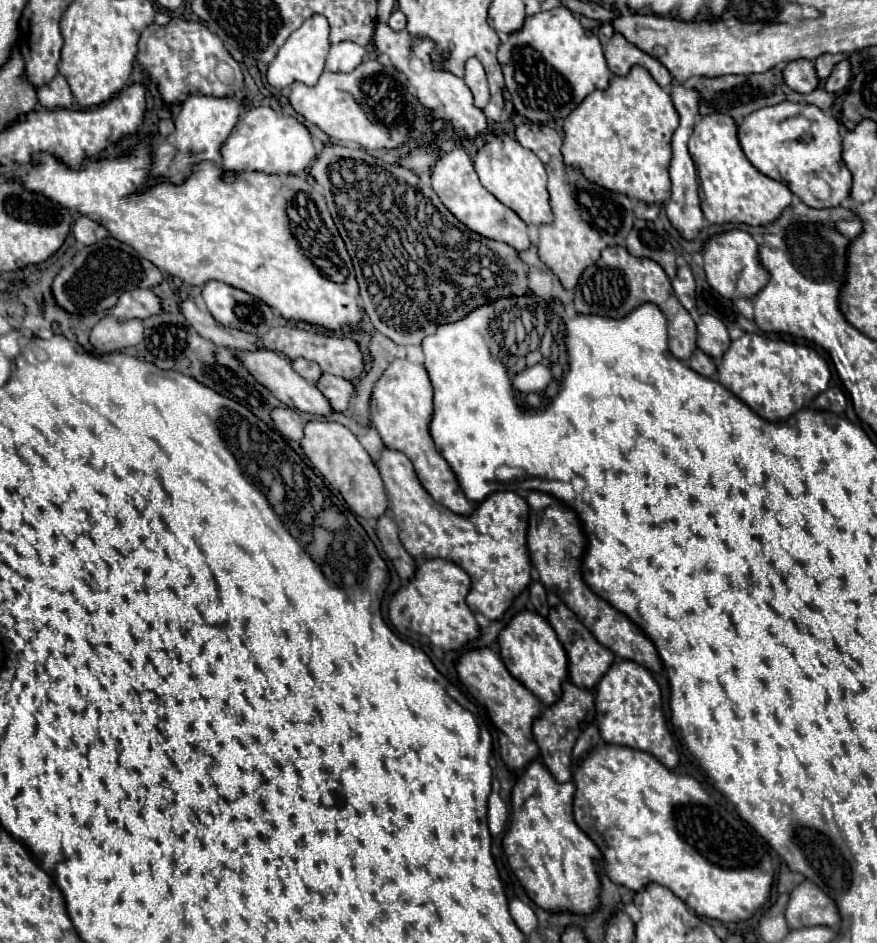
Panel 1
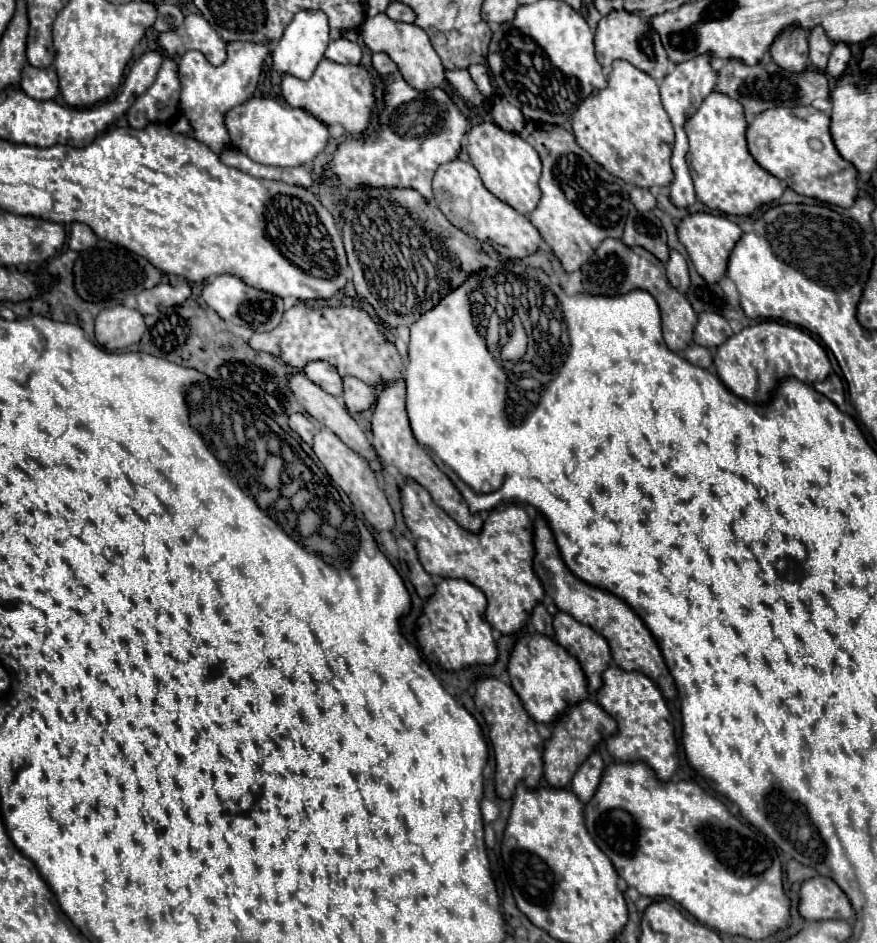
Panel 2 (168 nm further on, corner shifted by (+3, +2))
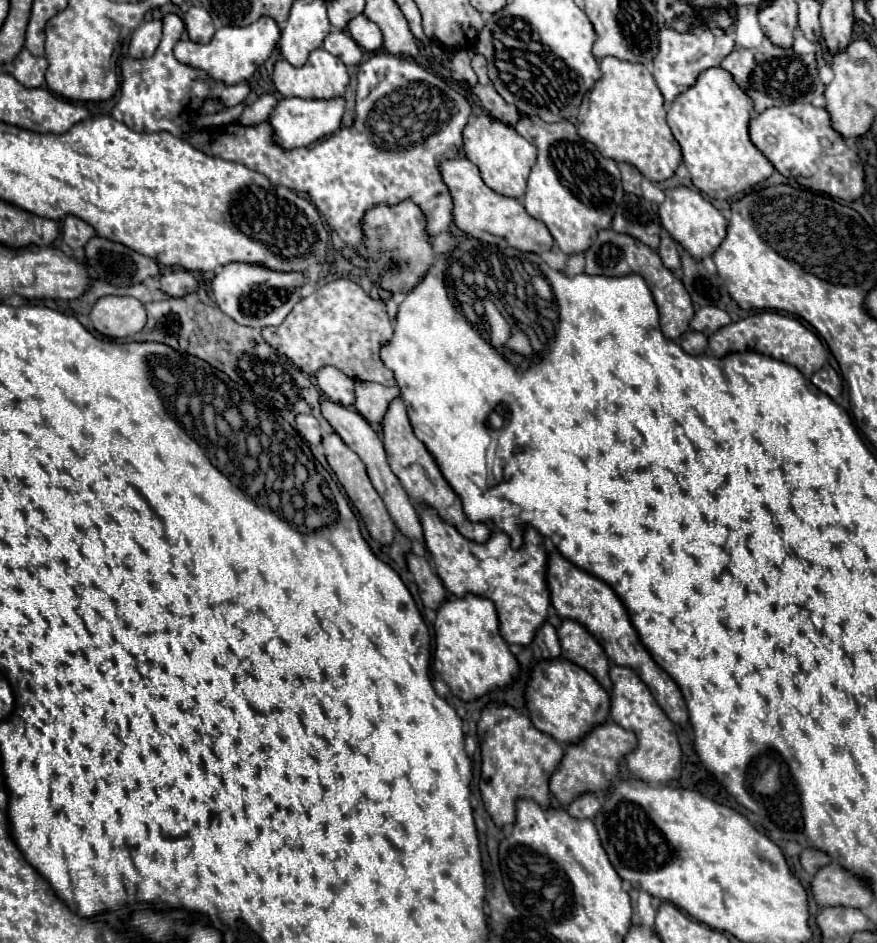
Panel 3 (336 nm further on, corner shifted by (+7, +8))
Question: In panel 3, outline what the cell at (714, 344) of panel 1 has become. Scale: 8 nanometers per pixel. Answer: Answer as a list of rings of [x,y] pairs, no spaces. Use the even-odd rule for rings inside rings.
[[[704,306],[694,314],[690,328],[696,332],[702,332],[706,336],[712,336],[718,328],[722,328],[726,324],[730,324],[730,316],[724,310],[716,308],[716,306]]]

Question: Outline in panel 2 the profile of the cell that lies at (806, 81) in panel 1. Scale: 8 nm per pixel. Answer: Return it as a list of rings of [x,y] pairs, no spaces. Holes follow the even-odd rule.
[[[802,28],[786,30],[782,32],[772,48],[770,48],[772,60],[792,74],[802,74],[808,68],[808,38]]]

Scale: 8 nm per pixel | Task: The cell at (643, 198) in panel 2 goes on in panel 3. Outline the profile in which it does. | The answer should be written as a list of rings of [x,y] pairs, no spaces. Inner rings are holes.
[[[620,164],[620,172],[622,172],[624,190],[626,190],[626,192],[632,192],[632,194],[636,194],[636,196],[642,196],[642,190],[640,190],[642,174],[640,174],[632,164]]]

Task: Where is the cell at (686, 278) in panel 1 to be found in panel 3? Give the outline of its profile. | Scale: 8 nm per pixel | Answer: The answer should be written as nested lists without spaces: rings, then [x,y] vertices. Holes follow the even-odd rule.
[[[662,232],[662,240],[660,240],[658,254],[660,254],[660,258],[662,258],[662,262],[664,262],[666,268],[676,270],[680,266],[680,256],[678,256],[676,242],[672,240],[672,236],[668,232]]]

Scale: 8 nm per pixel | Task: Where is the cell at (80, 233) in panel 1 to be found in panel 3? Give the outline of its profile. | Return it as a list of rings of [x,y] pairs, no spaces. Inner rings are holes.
[[[66,216],[62,222],[62,240],[68,244],[72,250],[86,246],[86,242],[94,236],[92,226],[88,226],[84,220],[76,216]]]

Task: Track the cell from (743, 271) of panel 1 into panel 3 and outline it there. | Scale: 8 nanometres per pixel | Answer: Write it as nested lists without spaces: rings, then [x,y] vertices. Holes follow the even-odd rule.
[[[686,186],[666,188],[664,196],[666,196],[664,202],[658,206],[658,216],[660,216],[662,226],[696,260],[702,260],[704,256],[710,256],[726,236],[726,220],[724,220],[724,216],[708,200],[704,200],[698,192],[694,192],[694,190],[686,188]]]

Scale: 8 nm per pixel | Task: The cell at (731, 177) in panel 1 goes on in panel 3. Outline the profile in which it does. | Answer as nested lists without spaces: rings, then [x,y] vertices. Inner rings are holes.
[[[720,66],[704,70],[696,84],[680,92],[668,106],[668,126],[682,146],[684,164],[692,176],[692,184],[710,198],[728,200],[742,190],[754,188],[774,172],[772,162],[748,136],[752,108],[748,94],[744,94],[732,74]]]

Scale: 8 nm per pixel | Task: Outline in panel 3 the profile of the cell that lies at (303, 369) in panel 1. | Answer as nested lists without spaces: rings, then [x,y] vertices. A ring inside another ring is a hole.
[[[324,366],[322,370],[316,372],[318,388],[322,394],[326,394],[332,402],[342,404],[342,406],[352,406],[356,396],[354,396],[354,380],[348,378],[344,372],[332,366]]]

